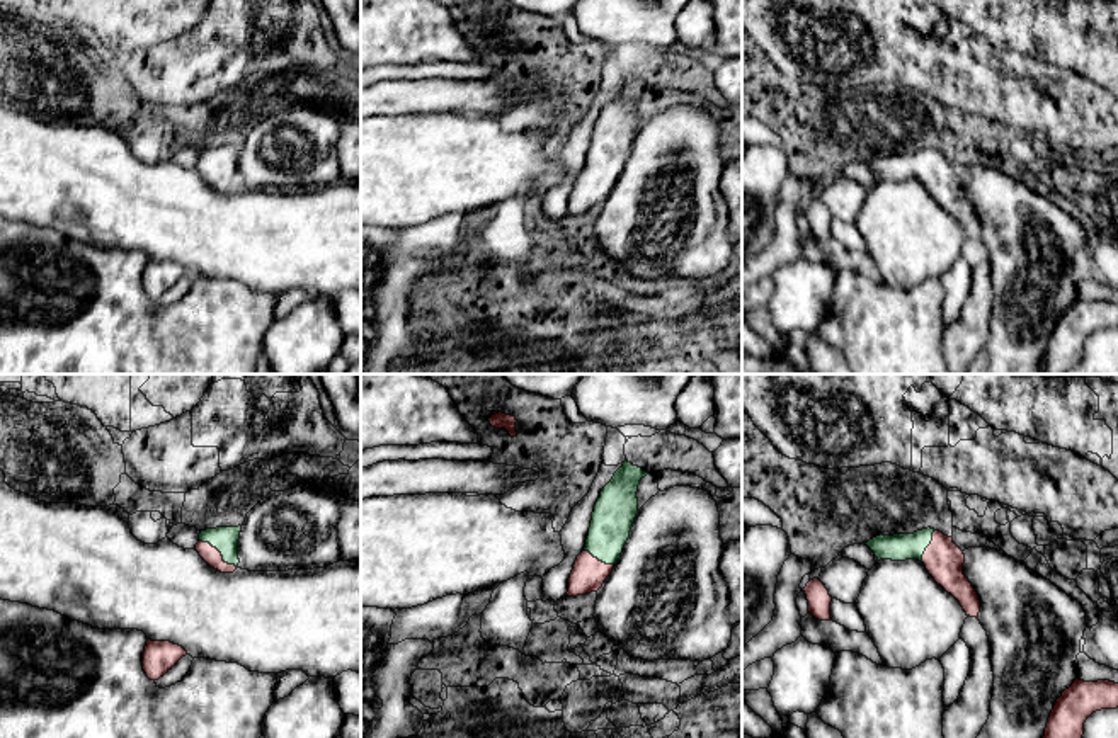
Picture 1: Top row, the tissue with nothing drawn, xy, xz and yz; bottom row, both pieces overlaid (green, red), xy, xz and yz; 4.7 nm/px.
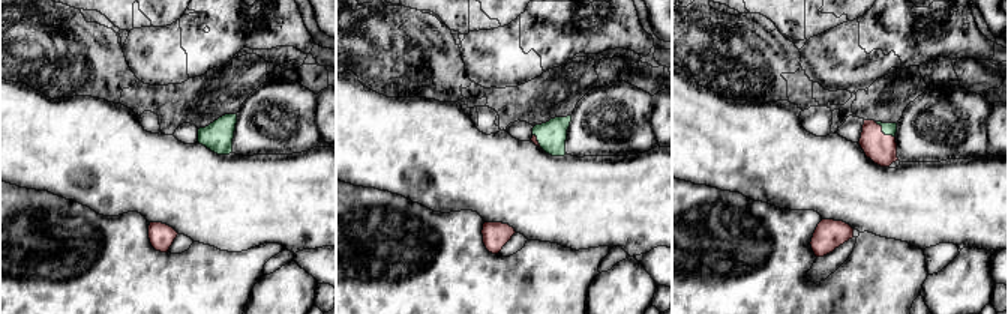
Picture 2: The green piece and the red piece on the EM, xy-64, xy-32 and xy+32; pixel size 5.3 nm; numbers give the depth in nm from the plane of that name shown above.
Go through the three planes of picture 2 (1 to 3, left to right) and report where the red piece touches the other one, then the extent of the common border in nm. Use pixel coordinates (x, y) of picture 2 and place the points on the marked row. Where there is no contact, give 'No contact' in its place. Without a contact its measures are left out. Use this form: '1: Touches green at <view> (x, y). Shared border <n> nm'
1: No contact
2: Touches green at xy-32 (537, 140). Shared border 80 nm
3: Touches green at xy+32 (884, 132). Shared border 140 nm

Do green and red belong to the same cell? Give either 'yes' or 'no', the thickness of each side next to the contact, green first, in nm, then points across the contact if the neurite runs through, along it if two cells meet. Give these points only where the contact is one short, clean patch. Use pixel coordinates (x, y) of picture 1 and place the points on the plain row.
yes; calibres 120 and 80 nm; way xy (225, 158), (220, 170), (206, 170)

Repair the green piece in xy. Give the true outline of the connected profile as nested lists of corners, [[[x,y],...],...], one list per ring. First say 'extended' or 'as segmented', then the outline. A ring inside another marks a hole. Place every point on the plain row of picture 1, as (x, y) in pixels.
extended; [[[242,145],[206,148],[199,153],[196,170],[214,189],[233,192],[238,187],[238,158]]]

